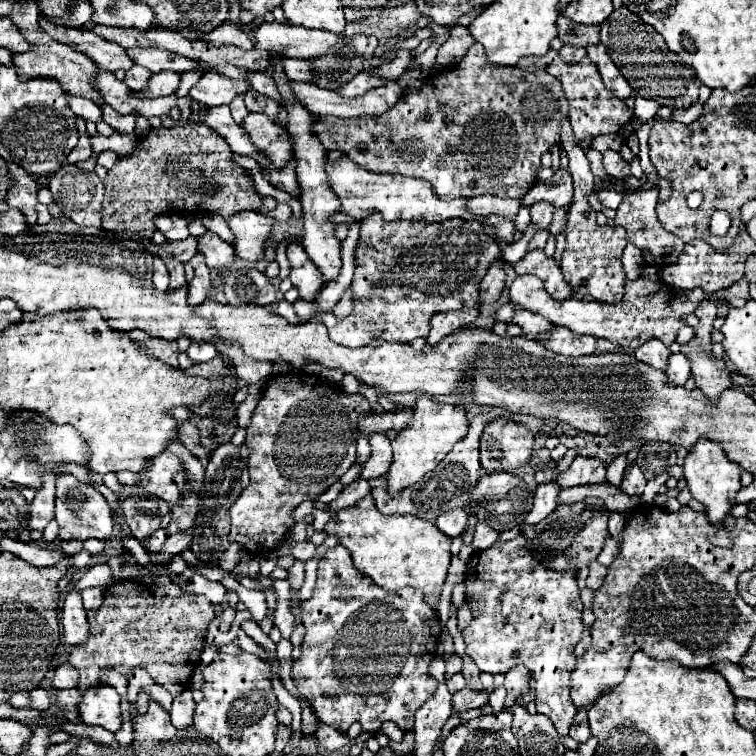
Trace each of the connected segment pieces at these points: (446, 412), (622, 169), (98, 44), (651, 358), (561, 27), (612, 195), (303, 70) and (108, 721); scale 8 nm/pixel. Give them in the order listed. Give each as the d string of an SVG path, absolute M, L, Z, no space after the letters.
M419 396L411 422L393 440L393 464L387 474L389 494L399 494L399 490L417 484L427 472L435 470L435 462L447 456L453 446L467 436L467 430L469 420L467 408L463 404L433 404L433 400L427 396Z
M613 150L603 152L603 166L605 166L607 174L611 174L611 176L617 178L617 180L625 180L625 178L631 176L629 164L621 158L619 152L613 152Z
M41 16L41 26L43 30L57 42L63 42L71 46L77 52L87 54L97 66L115 72L115 70L129 70L133 66L133 60L127 56L127 50L121 48L115 42L107 42L105 38L97 36L91 30L83 28L65 28L65 26L55 26L47 18Z
M651 340L651 342L645 342L637 352L635 352L635 358L639 362L645 362L657 370L665 370L667 368L667 360L669 360L669 348L659 342L659 340Z
M565 16L557 18L557 30L559 30L559 38L575 48L579 46L587 48L589 44L599 42L599 26L579 26L577 22L571 22Z
M599 190L599 192L597 192L597 198L599 198L599 202L601 202L605 208L613 208L613 210L615 210L615 208L621 204L623 194L613 192L613 190Z
M283 58L281 70L283 70L283 74L285 74L289 80L293 80L293 82L313 82L311 64L309 64L307 60Z
M93 686L83 694L79 714L83 724L101 726L109 732L117 732L121 728L121 710L119 710L119 694L111 686Z

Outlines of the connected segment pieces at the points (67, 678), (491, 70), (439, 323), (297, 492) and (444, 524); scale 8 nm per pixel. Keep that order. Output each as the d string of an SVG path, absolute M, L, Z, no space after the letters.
M65 662L57 666L55 676L53 676L53 688L65 690L65 688L77 688L77 684L79 684L79 672L71 664Z
M475 42L467 54L461 58L459 64L451 66L451 68L443 68L437 74L429 76L423 84L421 90L405 94L397 104L395 110L389 110L387 114L381 116L359 116L359 118L349 118L349 120L339 120L339 118L321 118L313 124L313 134L321 140L325 152L331 150L341 150L343 154L347 154L357 166L369 170L369 172L377 172L377 174L399 174L399 176L409 176L409 178L421 178L431 182L435 194L439 194L439 198L443 200L453 200L453 198L473 198L473 196L483 196L483 194L493 194L499 198L523 198L523 194L527 194L527 190L531 186L535 186L537 182L537 170L541 168L541 156L543 152L549 152L557 140L559 140L559 128L561 128L561 120L567 116L567 100L563 98L563 90L559 86L559 80L547 72L527 72L527 70L519 70L519 68L503 68L503 66L491 66L483 54L483 48Z
M463 307L457 311L439 312L431 318L431 332L427 342L439 344L455 330L471 325L479 316L479 309Z
M271 378L267 382L267 388L265 388L265 394L261 396L261 400L257 402L257 408L253 412L253 418L251 418L251 426L247 428L247 446L251 448L251 454L249 454L249 486L241 492L241 496L237 498L237 502L231 506L229 514L231 514L231 532L229 532L229 542L237 542L241 544L247 552L253 552L253 554L259 554L259 552L265 552L265 550L273 550L277 548L279 542L285 540L285 536L289 534L289 530L295 526L295 520L293 520L293 510L305 502L305 500L317 500L317 496L321 496L323 492L327 492L335 482L339 482L339 478L349 470L349 466L353 466L357 462L357 452L355 452L355 440L357 436L349 436L349 434L355 434L357 432L357 418L363 416L363 414L369 414L371 410L353 410L353 408L347 408L347 394L333 386L333 384L313 384L313 380L309 380L309 384L305 382L297 382L297 380L291 380L291 378Z
M455 508L455 510L447 510L443 512L437 520L435 520L435 526L445 534L445 536L461 536L463 530L465 530L465 524L467 524L467 512L461 510L461 508Z

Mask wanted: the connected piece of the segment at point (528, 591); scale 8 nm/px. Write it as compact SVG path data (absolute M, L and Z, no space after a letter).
M517 536L503 544L495 542L491 548L473 554L467 564L465 586L467 586L467 604L473 614L471 624L463 630L465 654L473 658L473 662L481 672L489 674L505 674L512 667L523 664L537 680L537 712L549 716L555 730L561 736L565 736L577 712L569 696L571 690L569 676L575 670L573 648L583 632L581 622L583 604L579 600L577 566L567 564L563 570L551 570L531 556L527 548L527 538Z

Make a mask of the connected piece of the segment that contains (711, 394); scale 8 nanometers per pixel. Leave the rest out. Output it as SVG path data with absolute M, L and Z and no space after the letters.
M701 302L695 310L699 324L695 326L695 336L681 346L681 352L691 360L691 374L697 382L697 388L709 398L715 400L725 388L731 388L729 370L725 360L713 356L711 352L711 330L715 320L715 304Z

